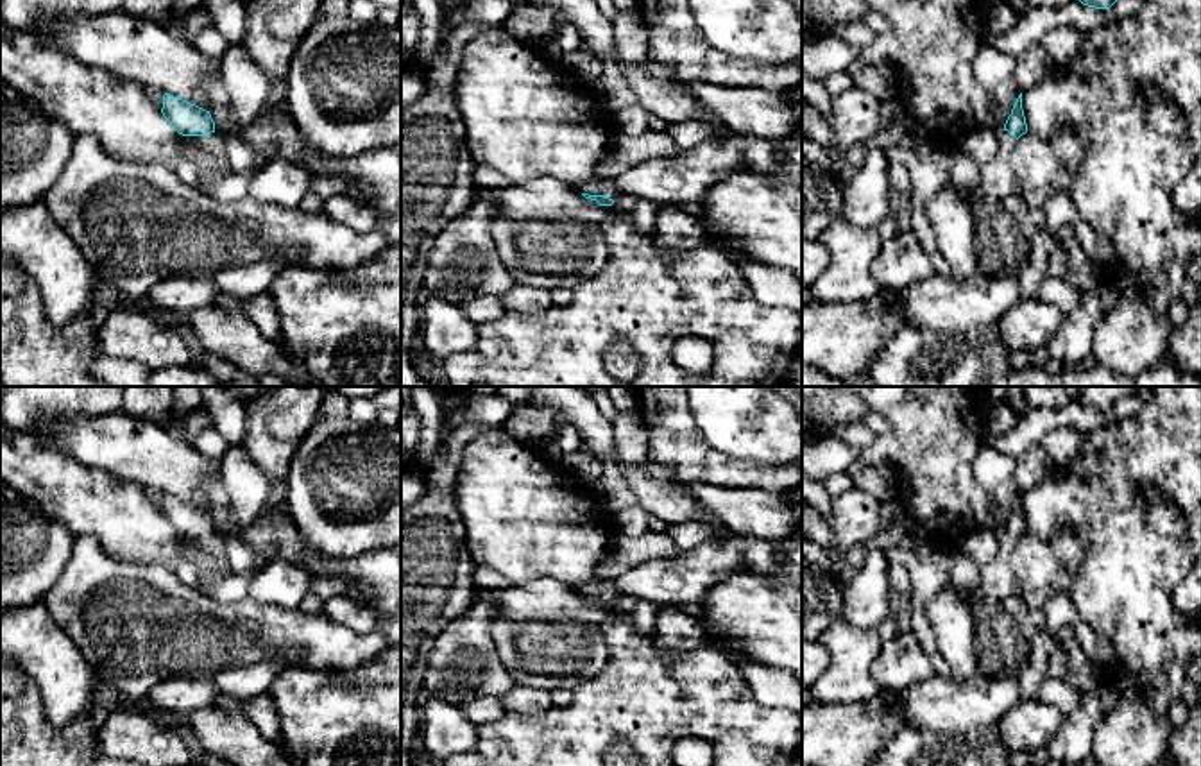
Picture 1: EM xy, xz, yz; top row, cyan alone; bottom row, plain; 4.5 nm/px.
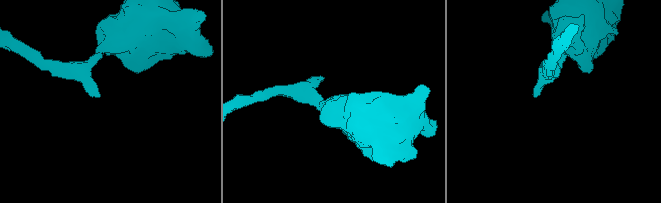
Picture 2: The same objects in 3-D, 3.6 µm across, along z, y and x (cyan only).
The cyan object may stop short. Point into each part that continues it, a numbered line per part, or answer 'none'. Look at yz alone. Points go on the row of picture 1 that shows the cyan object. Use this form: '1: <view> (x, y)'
1: yz (951, 215)

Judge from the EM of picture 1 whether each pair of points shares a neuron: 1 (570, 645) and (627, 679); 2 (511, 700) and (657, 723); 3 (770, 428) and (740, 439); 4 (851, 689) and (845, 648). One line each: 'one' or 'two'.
1: two
2: two
3: one
4: one

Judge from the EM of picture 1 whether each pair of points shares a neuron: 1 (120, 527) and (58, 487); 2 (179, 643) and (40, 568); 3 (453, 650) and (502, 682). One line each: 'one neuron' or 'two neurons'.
1: one neuron
2: two neurons
3: one neuron

